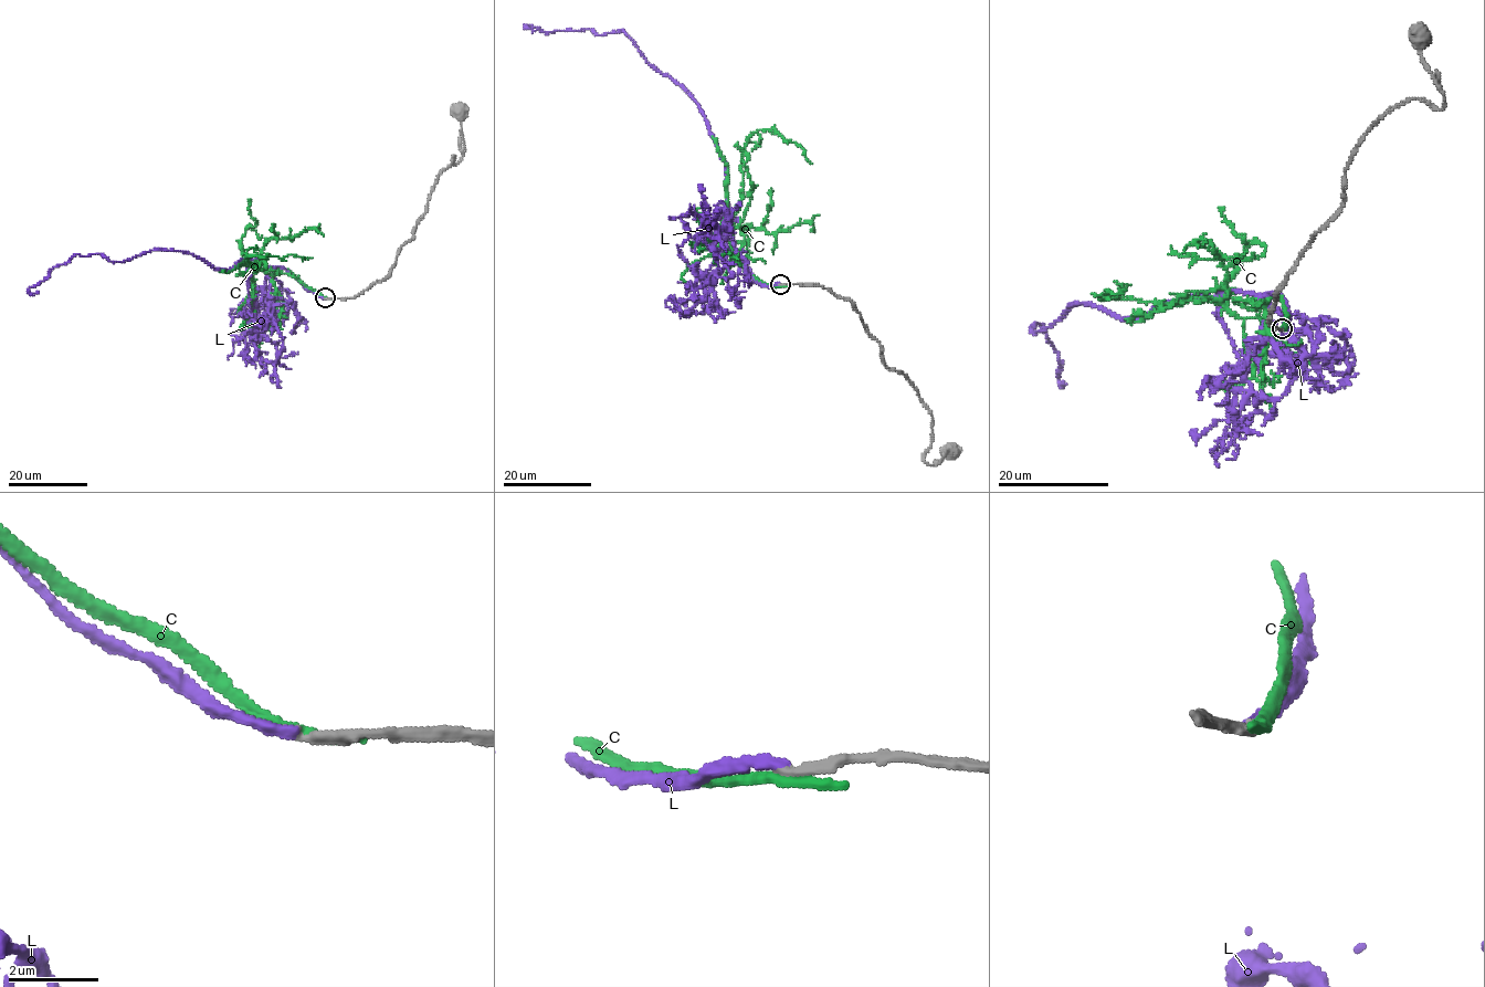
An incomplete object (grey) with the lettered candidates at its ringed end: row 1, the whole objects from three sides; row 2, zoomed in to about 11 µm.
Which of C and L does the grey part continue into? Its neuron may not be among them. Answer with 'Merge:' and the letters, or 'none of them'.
Merge: L

